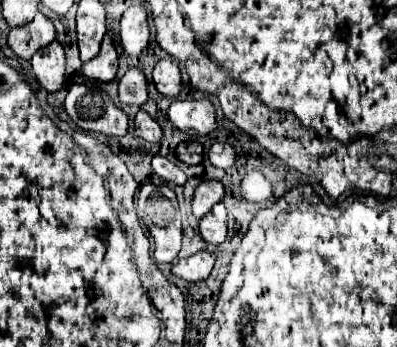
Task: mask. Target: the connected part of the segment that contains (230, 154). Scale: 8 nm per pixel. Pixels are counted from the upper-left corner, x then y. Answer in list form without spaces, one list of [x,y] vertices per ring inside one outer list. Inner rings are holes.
[[[215,142],[209,152],[207,152],[207,158],[213,166],[217,168],[231,168],[235,164],[235,150],[231,144],[223,144],[223,142]]]

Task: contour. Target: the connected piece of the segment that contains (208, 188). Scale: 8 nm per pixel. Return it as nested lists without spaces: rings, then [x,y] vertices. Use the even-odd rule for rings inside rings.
[[[205,180],[195,188],[195,196],[193,196],[193,214],[197,218],[203,218],[213,204],[221,202],[225,196],[225,186],[219,180]]]

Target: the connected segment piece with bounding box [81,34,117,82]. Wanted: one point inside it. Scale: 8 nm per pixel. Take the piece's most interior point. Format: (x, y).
(103, 67)

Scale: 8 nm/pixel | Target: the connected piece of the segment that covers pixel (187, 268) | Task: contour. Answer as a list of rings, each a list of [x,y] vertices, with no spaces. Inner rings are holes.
[[[199,250],[197,254],[179,260],[173,266],[173,274],[185,280],[203,280],[211,274],[215,264],[215,254],[209,250]]]

